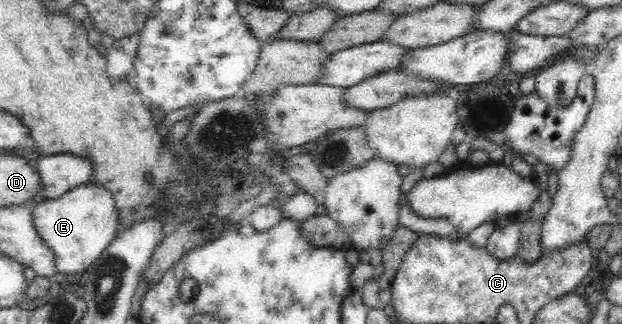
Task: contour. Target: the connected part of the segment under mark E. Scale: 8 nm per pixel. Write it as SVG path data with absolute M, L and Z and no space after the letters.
M95 183L74 187L57 199L38 202L32 216L39 238L55 254L58 273L65 276L86 270L109 247L121 230L113 194Z

